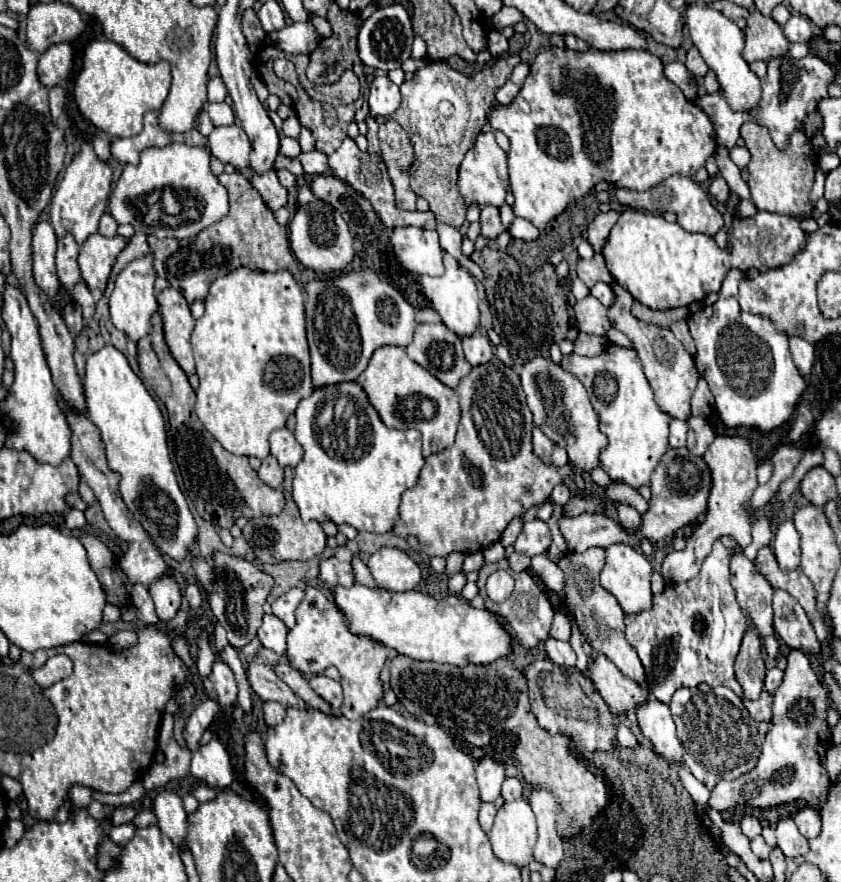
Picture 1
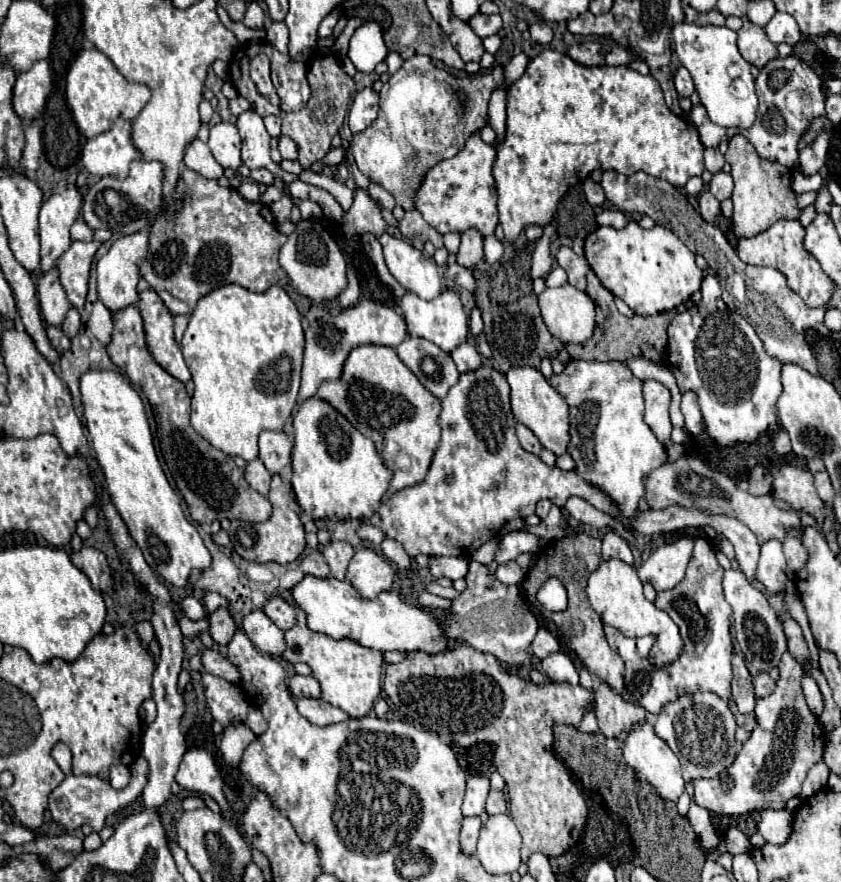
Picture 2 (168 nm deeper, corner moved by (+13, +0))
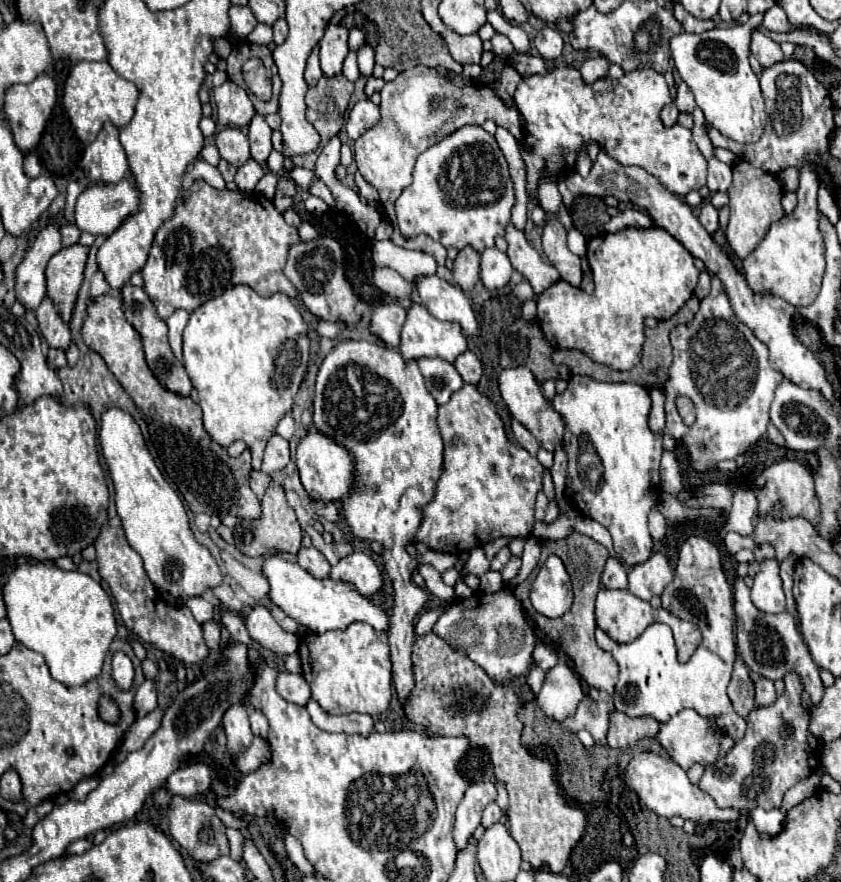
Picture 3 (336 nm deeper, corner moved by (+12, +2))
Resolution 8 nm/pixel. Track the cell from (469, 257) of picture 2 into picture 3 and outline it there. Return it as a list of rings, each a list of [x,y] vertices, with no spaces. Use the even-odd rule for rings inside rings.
[[[470,246],[458,252],[458,258],[454,260],[454,282],[464,290],[470,292],[476,282],[480,280],[480,254],[476,250],[472,250]]]

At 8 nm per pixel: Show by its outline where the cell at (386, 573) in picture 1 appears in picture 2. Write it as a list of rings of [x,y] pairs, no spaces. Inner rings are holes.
[[[361,548],[355,552],[355,556],[349,564],[347,580],[359,590],[361,596],[373,600],[381,592],[391,590],[393,580],[395,580],[395,570],[377,552],[373,552],[369,548]]]

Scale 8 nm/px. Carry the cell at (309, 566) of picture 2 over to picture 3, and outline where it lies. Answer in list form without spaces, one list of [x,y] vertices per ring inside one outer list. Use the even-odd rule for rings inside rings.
[[[314,546],[310,548],[300,548],[298,550],[298,564],[310,572],[314,578],[326,578],[330,574],[330,564],[324,558],[324,554],[320,550],[316,550]]]

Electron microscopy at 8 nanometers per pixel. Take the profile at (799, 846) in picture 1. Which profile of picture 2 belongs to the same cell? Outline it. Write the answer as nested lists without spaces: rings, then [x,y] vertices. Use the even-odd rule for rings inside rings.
[[[767,808],[761,812],[761,820],[757,824],[757,830],[769,844],[781,846],[789,840],[791,824],[793,824],[793,816],[787,810]]]

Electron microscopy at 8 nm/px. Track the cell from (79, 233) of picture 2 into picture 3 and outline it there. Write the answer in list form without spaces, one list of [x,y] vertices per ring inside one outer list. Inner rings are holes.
[[[62,224],[60,226],[60,236],[62,236],[62,244],[64,246],[72,246],[72,244],[78,242],[80,230],[74,224]]]

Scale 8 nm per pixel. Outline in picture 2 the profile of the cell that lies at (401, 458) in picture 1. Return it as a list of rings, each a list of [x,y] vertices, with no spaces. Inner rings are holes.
[[[317,396],[305,400],[293,416],[293,440],[295,440],[295,446],[291,456],[291,464],[293,464],[291,486],[305,514],[313,516],[315,520],[329,520],[335,516],[343,522],[345,520],[363,522],[379,510],[381,500],[393,478],[393,472],[389,470],[389,466],[385,466],[381,452],[377,450],[377,446],[373,446],[373,440],[365,438],[339,410],[333,410],[329,402]]]

